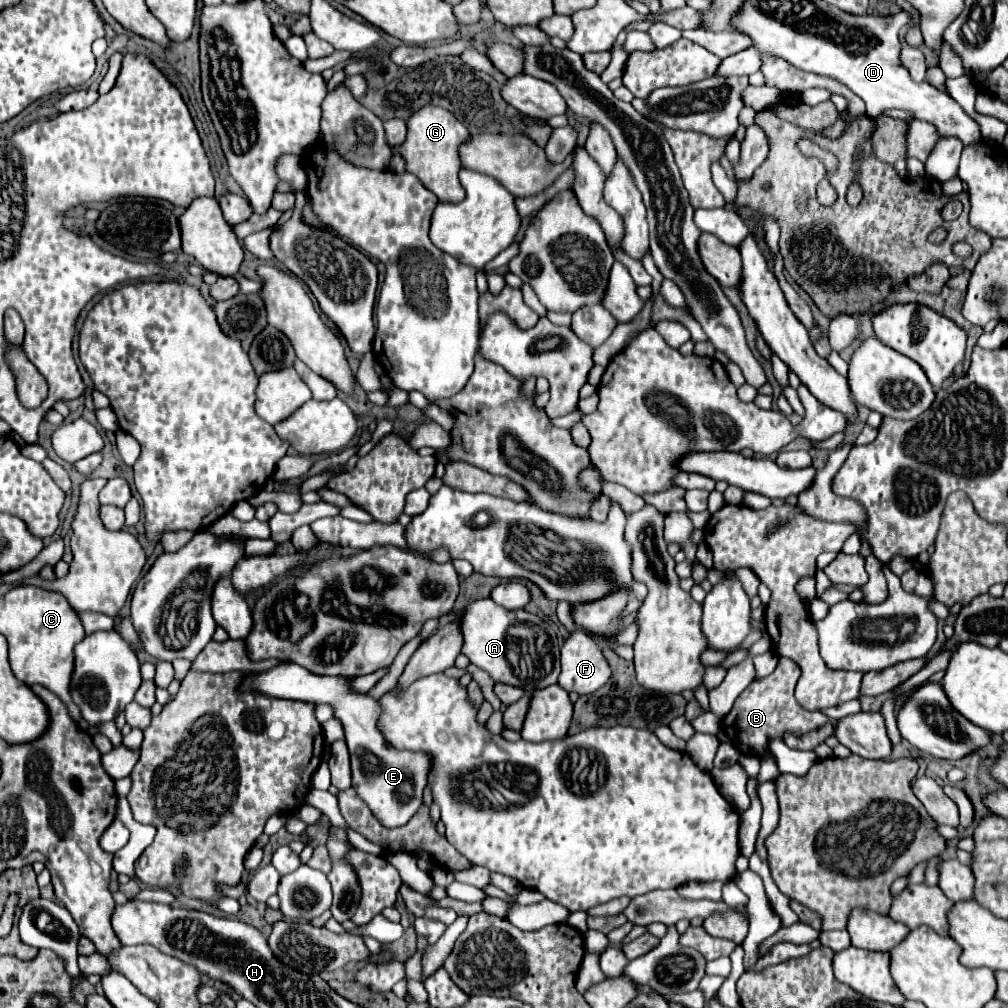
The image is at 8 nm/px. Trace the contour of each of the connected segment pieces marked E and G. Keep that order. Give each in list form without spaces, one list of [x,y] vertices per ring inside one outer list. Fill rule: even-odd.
[[[280,662],[278,666],[266,672],[244,676],[244,680],[240,682],[240,692],[254,692],[284,700],[300,700],[314,706],[332,706],[334,718],[342,722],[350,750],[352,788],[356,788],[358,796],[368,804],[368,808],[380,820],[380,824],[384,824],[386,828],[398,828],[404,826],[418,812],[422,804],[422,790],[428,784],[428,772],[432,768],[432,756],[428,756],[426,752],[408,752],[392,748],[384,740],[384,736],[380,736],[380,702],[366,692],[354,690],[348,678],[316,676],[294,662]],[[370,754],[376,758],[370,758]]]
[[[432,104],[414,112],[408,118],[406,126],[408,126],[408,136],[402,148],[394,148],[394,152],[404,158],[406,172],[414,174],[424,188],[428,188],[432,194],[438,196],[440,202],[462,202],[464,188],[460,186],[458,180],[458,172],[462,168],[458,146],[470,138],[470,132],[448,110]]]

